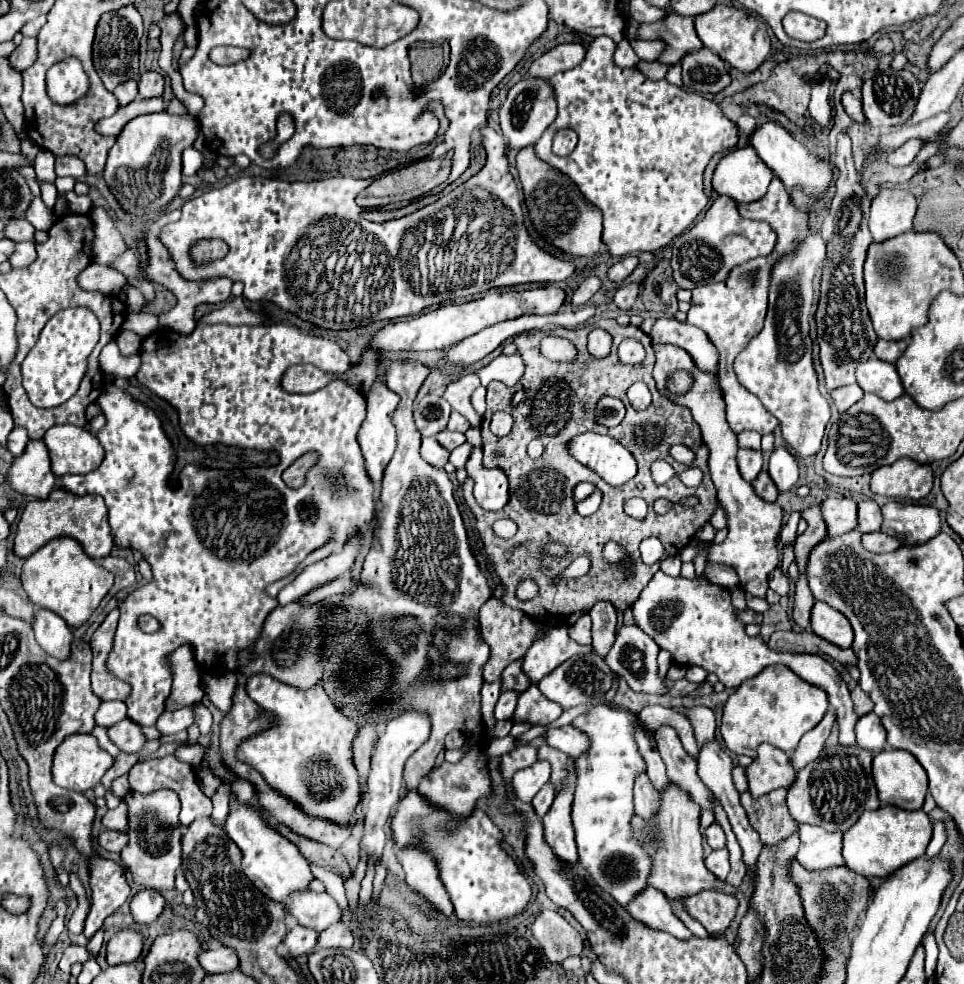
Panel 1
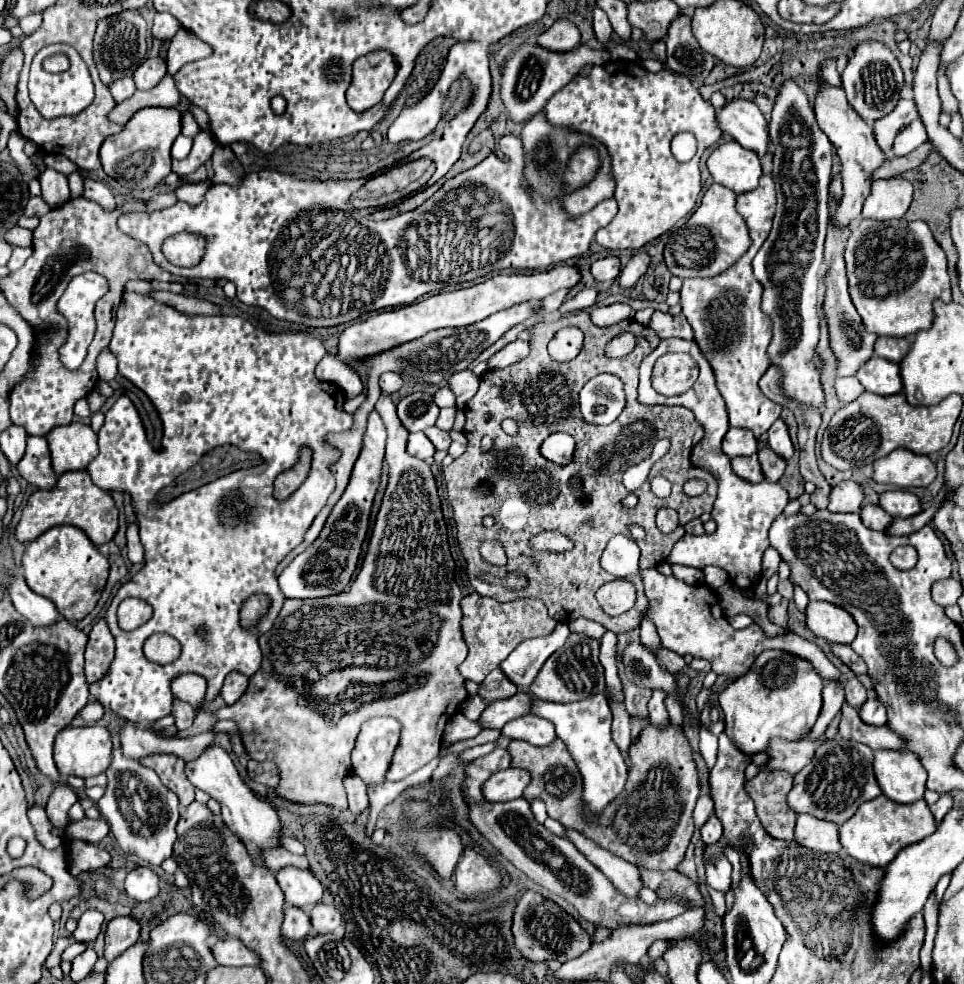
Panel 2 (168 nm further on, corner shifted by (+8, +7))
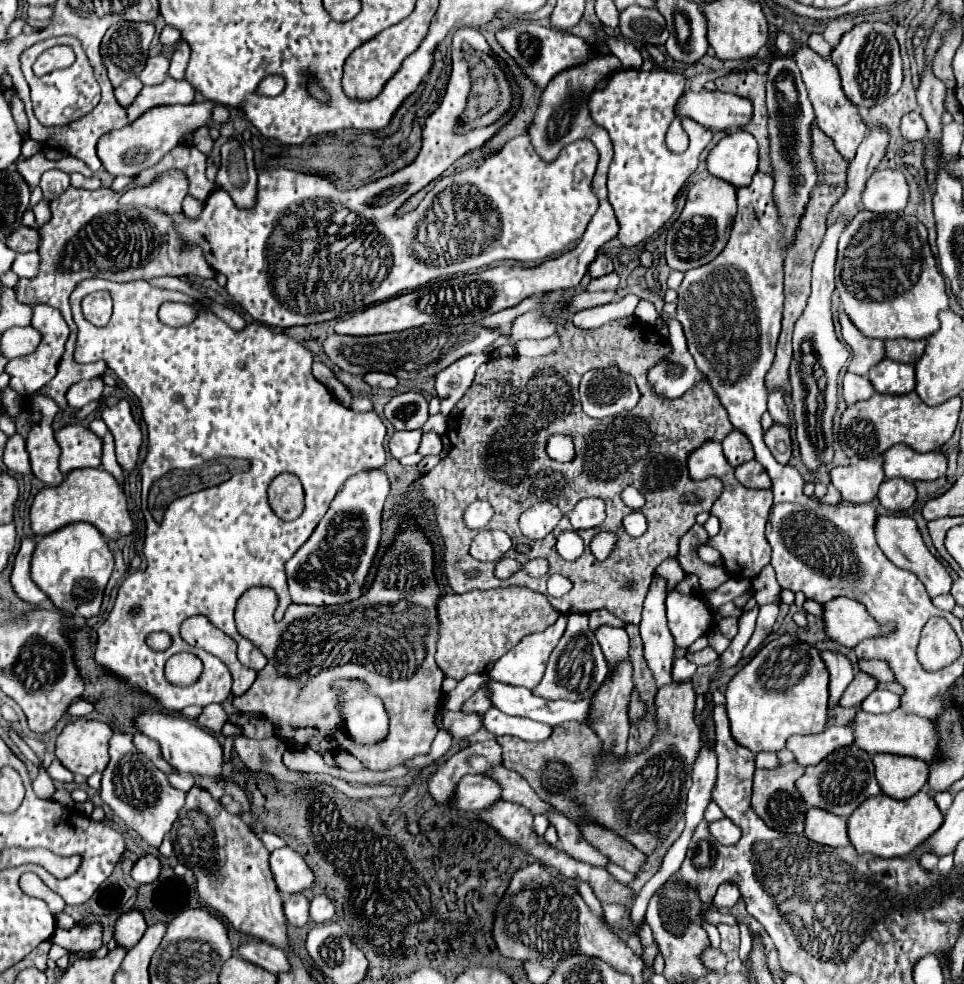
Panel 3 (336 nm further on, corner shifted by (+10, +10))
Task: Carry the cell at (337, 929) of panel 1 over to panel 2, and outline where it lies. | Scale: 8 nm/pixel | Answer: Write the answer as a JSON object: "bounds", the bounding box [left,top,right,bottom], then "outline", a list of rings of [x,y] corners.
{"bounds":[311,903,341,935],"outline":[[[317,903],[311,911],[311,925],[319,935],[333,933],[341,925],[341,915],[333,905]]]}

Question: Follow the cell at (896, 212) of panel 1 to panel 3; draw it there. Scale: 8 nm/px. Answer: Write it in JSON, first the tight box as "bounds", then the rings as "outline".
{"bounds":[863,170,909,212],"outline":[[[875,170],[863,192],[863,208],[873,212],[901,212],[907,206],[909,186],[897,170]]]}

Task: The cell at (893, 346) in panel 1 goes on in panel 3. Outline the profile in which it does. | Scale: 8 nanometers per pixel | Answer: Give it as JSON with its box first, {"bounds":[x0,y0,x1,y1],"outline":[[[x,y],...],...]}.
{"bounds":[885,340,925,364],"outline":[[[889,340],[885,342],[887,358],[897,362],[915,364],[925,352],[925,340]]]}

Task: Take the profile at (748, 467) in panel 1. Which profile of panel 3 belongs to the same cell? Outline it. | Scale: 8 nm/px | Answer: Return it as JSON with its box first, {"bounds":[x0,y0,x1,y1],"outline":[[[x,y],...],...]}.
{"bounds":[735,460,771,490],"outline":[[[755,460],[737,466],[737,468],[735,468],[735,476],[737,476],[737,480],[739,480],[745,488],[753,488],[753,490],[767,490],[767,488],[771,488],[769,474],[767,474],[765,468],[761,468],[761,464],[755,462]]]}

